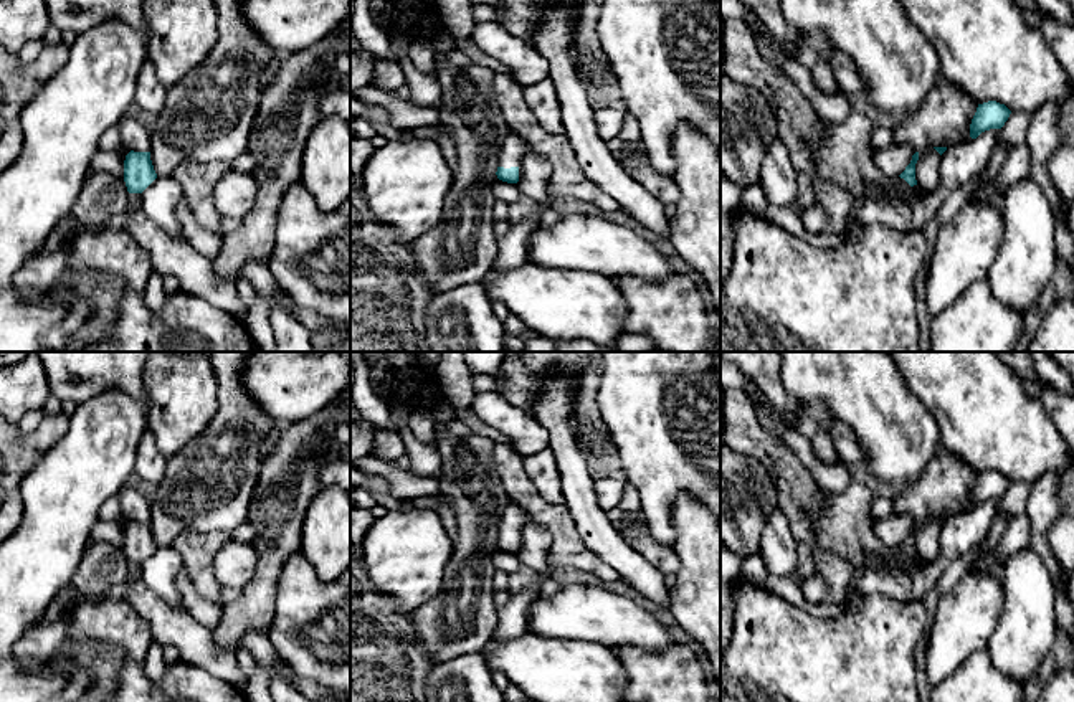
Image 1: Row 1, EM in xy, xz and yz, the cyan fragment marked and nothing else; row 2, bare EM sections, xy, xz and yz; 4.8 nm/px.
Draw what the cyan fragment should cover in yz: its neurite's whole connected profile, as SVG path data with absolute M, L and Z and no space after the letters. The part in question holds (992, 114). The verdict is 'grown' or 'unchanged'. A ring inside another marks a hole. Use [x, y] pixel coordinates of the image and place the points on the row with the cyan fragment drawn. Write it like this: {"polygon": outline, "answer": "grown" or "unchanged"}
{"polygon": "M996 101L978 104L970 124L970 137L977 139L981 132L990 129L1001 129L1008 121L1011 111Z", "answer": "unchanged"}

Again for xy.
{"polygon": "M131 150L126 155L124 182L129 193L142 193L155 178L157 173L150 160L150 152Z", "answer": "unchanged"}

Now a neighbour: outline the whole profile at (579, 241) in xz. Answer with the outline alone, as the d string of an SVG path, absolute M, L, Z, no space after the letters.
M563 215L554 226L539 226L529 241L529 263L545 269L593 271L601 276L661 281L674 271L668 259L644 238L606 215Z

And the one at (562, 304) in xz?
M527 263L511 271L489 271L482 286L491 301L502 302L537 335L554 340L585 339L592 344L615 349L626 317L626 301L615 279L593 271L545 269Z

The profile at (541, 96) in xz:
M544 78L524 88L524 97L529 109L547 132L554 135L563 134L560 102L550 78Z

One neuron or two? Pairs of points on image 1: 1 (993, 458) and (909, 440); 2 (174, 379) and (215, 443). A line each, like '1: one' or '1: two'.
1: two
2: two

